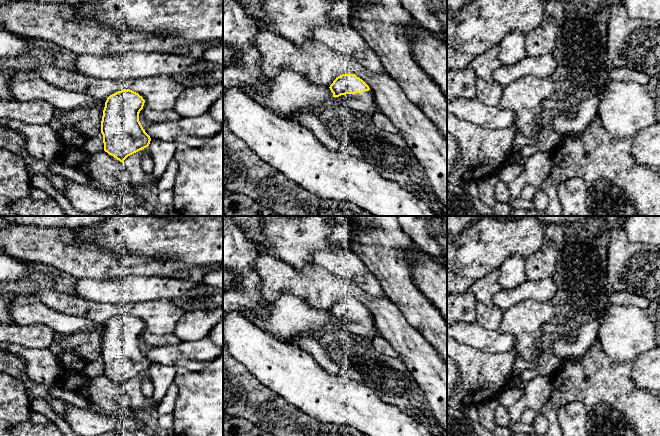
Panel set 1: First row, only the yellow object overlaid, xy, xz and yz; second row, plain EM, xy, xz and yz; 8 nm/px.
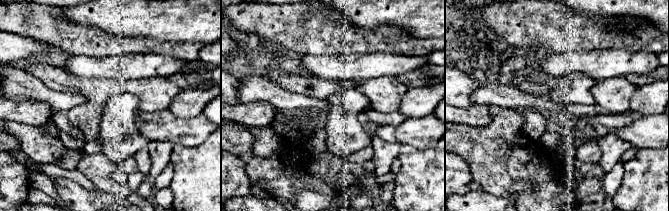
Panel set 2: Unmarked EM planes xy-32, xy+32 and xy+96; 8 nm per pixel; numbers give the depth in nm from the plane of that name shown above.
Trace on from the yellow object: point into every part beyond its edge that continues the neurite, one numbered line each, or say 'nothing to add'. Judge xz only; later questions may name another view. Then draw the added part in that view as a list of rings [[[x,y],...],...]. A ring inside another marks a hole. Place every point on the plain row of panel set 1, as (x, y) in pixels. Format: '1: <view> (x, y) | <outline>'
1: xz (362, 327) | [[[371,314],[362,317],[341,319],[333,322],[338,325],[343,332],[358,339],[372,340],[377,334]]]

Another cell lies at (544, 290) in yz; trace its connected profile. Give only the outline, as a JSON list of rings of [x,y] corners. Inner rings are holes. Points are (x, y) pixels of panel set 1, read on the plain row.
[[[551,277],[540,281],[526,280],[515,288],[500,290],[494,295],[493,300],[495,306],[506,311],[513,305],[528,299],[538,302],[551,302],[556,291],[555,281]]]

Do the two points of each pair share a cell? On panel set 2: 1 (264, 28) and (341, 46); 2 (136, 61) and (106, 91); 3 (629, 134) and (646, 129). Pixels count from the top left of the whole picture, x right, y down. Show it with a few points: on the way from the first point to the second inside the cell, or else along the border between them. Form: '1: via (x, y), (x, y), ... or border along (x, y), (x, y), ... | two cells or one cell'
1: via (283, 28), (312, 28), (322, 32) | one cell
2: border along (94, 77), (141, 79) | two cells
3: via (633, 133), (642, 132) | one cell

